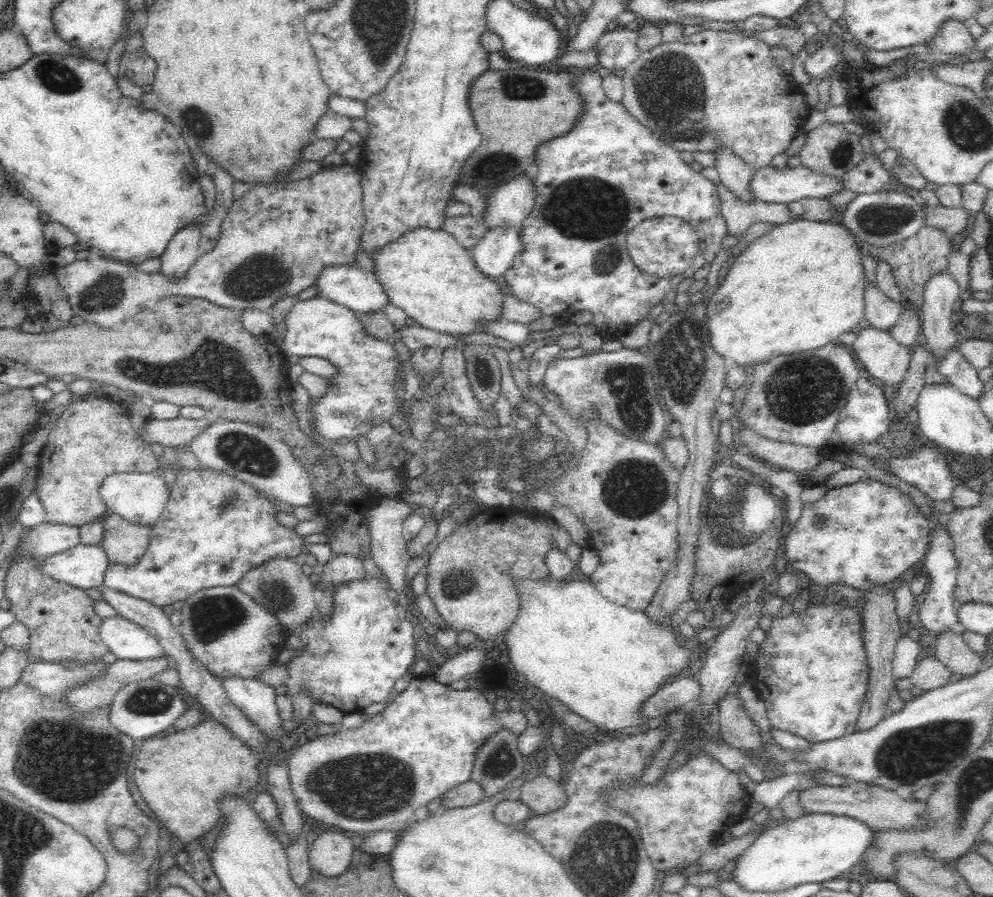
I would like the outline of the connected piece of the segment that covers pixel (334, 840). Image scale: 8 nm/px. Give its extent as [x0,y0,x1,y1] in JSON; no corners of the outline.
[308,830,354,877]

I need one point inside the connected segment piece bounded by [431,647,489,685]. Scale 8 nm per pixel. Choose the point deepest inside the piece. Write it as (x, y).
(467, 662)

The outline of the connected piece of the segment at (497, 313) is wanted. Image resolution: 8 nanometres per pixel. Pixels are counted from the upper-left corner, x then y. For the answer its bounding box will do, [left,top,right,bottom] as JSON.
[371,227,507,337]

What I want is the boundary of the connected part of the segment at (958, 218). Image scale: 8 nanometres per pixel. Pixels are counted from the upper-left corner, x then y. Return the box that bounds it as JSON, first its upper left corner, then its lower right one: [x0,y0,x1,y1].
[924,206,970,236]

